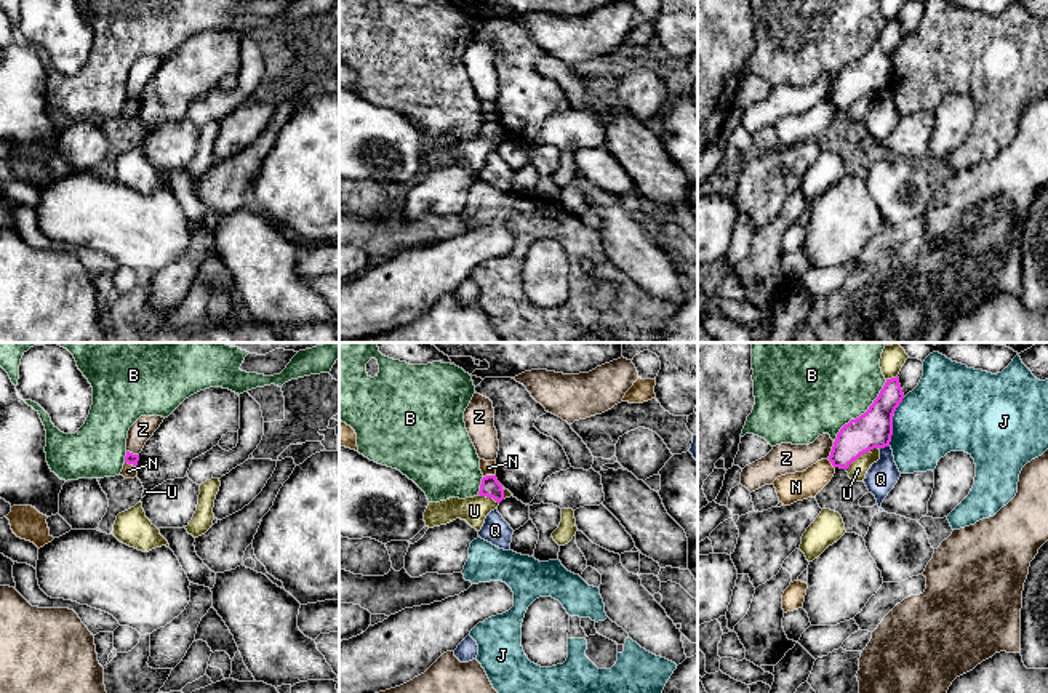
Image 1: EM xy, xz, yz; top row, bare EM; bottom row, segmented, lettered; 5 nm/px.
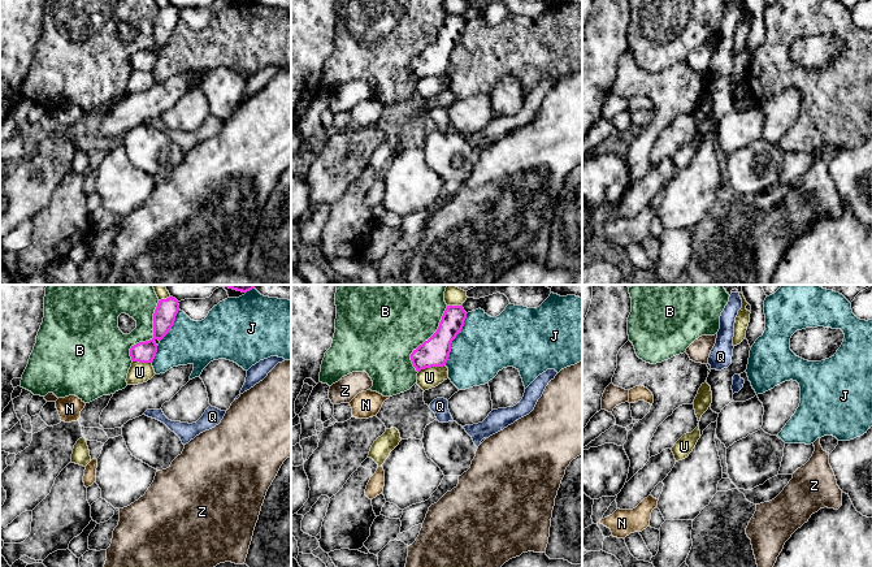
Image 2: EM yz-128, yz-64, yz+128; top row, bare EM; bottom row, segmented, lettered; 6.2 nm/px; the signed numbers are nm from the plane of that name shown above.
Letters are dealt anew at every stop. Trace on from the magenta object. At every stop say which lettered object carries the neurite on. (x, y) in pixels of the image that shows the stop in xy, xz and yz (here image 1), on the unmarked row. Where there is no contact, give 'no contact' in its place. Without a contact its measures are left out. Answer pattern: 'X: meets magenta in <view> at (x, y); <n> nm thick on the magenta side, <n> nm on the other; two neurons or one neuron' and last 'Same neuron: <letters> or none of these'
B: meets magenta in yz at (861, 56); 190 nm thick on the magenta side, 380 nm on the other; two neurons
J: meets magenta in yz at (892, 72); 190 nm thick on the magenta side, 380 nm on the other; two neurons
N: meets magenta in xz at (488, 117); 100 nm thick on the magenta side, 80 nm on the other; two neurons
Q: meets magenta in yz at (884, 88); 190 nm thick on the magenta side, 160 nm on the other; two neurons
U: meets magenta in yz at (861, 95); 190 nm thick on the magenta side, 90 nm on the other; two neurons
Z: meets magenta in yz at (832, 92); 190 nm thick on the magenta side, 160 nm on the other; two neurons
Same neuron: none of these

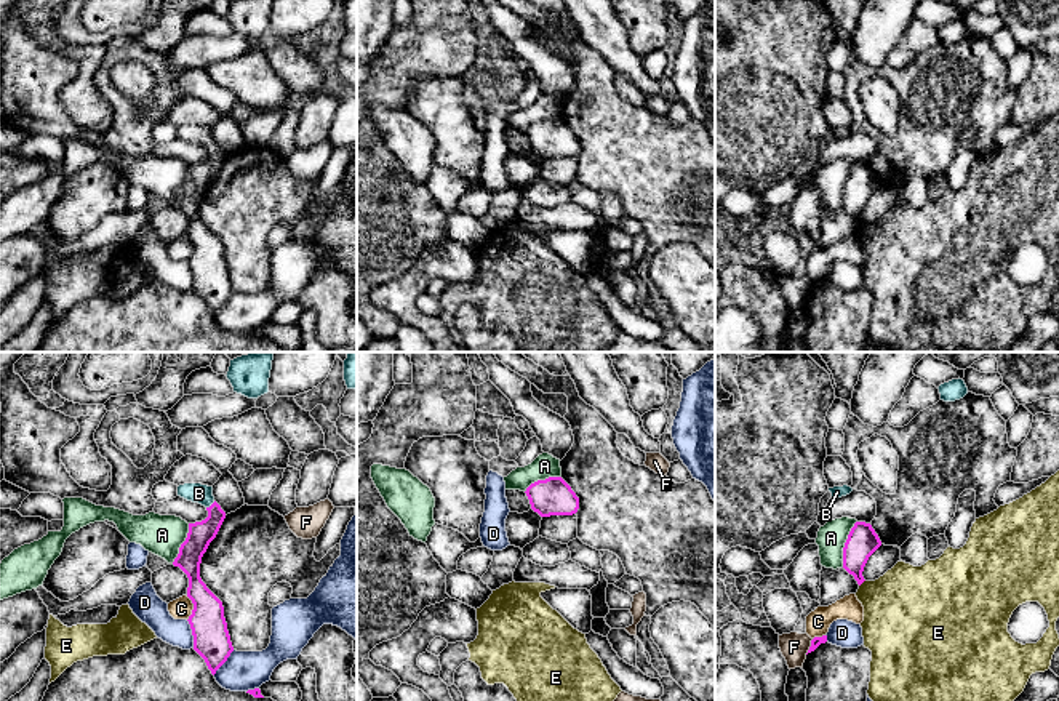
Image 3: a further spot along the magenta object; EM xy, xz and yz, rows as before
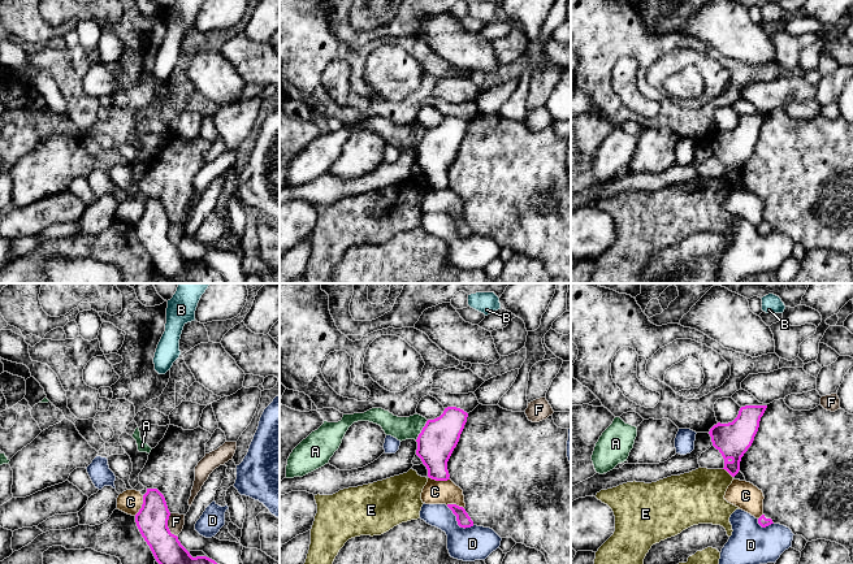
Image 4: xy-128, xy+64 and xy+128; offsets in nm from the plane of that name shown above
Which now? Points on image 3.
A: meets magenta in yz at (845, 184); 160 nm thick on the magenta side, 140 nm on the other; two neurons
B: meets magenta in xy at (211, 146); 130 nm thick on the magenta side, 100 nm on the other; one neuron
C: meets magenta in xy at (194, 250); 190 nm thick on the magenta side, 110 nm on the other; two neurons
D: meets magenta in xy at (192, 276); 190 nm thick on the magenta side, 150 nm on the other; two neurons
E: meets magenta in yz at (863, 223); 160 nm thick on the magenta side, 400 nm on the other; two neurons
F: meets magenta in yz at (810, 288); 50 nm thick on the magenta side, 140 nm on the other; two neurons
Same neuron: B

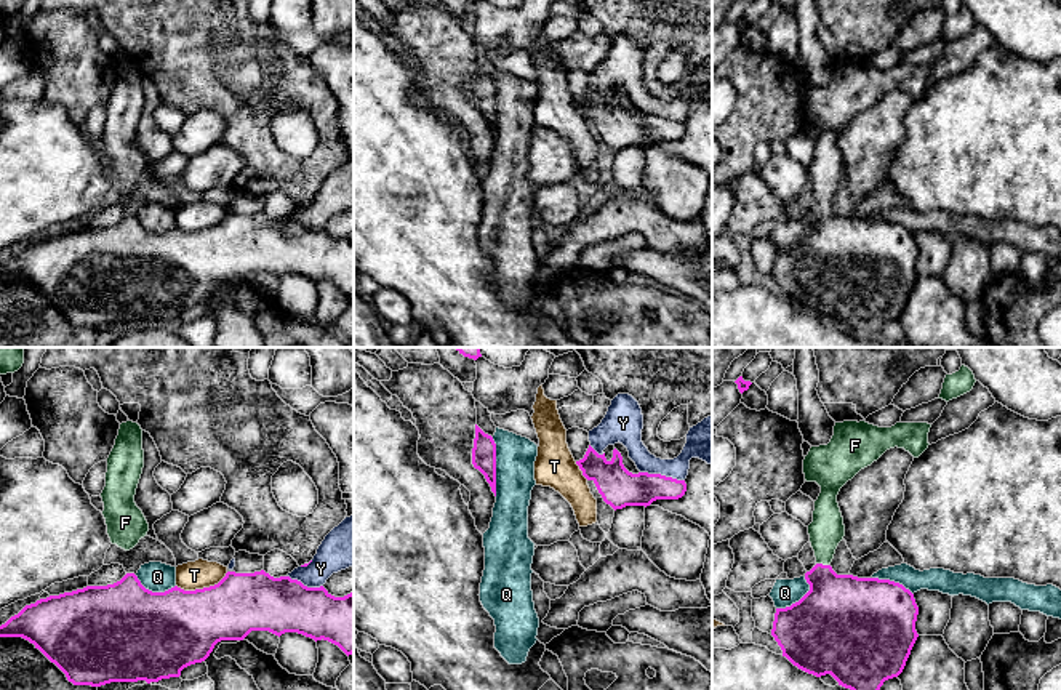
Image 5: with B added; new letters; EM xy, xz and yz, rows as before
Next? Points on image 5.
F: meets magenta in yz at (821, 205); 360 nm thick on the magenta side, 170 nm on the other; one neuron
Q: meets magenta in xz at (495, 108); 130 nm thick on the magenta side, 200 nm on the other; two neurons
T: meets magenta in xy at (204, 229); 380 nm thick on the magenta side, 140 nm on the other; two neurons
Y: meets magenta in xz at (663, 117); 190 nm thick on the magenta side, 150 nm on the other; two neurons
Same neuron: F

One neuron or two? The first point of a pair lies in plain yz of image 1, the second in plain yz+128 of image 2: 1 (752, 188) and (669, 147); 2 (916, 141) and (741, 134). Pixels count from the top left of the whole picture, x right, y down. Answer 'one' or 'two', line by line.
1: one
2: one

